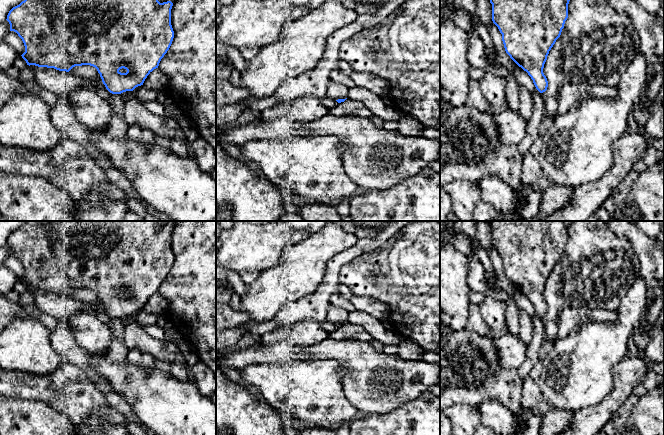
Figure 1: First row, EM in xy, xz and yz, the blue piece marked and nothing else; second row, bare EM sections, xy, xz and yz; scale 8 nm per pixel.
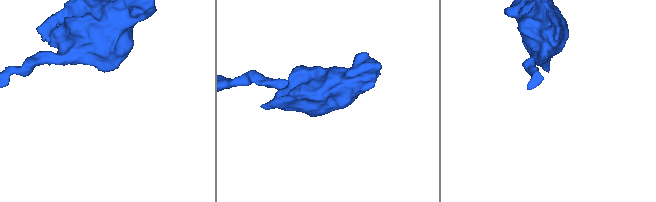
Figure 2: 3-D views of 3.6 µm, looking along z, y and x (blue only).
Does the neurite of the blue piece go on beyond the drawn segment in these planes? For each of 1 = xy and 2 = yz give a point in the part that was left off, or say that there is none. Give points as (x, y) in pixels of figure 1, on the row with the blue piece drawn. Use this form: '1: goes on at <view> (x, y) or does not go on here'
1: does not go on here
2: does not go on here

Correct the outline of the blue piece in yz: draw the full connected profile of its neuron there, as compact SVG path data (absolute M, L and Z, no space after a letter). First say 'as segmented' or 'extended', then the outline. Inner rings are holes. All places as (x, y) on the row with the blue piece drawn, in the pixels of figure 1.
as segmented; M490 0L492 21L502 34L506 53L533 80L536 89L543 93L548 81L543 73L549 51L560 37L568 18L570 0Z

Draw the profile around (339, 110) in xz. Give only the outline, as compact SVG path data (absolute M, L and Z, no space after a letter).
M346 99L344 102L329 110L329 113L338 117L345 115L354 115L370 119L373 114L371 111L358 100Z

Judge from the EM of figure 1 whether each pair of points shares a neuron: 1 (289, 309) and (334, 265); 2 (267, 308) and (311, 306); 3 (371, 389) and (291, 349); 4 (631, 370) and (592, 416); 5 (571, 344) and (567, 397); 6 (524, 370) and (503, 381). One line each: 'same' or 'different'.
1: same
2: different
3: same
4: same
5: same
6: different

